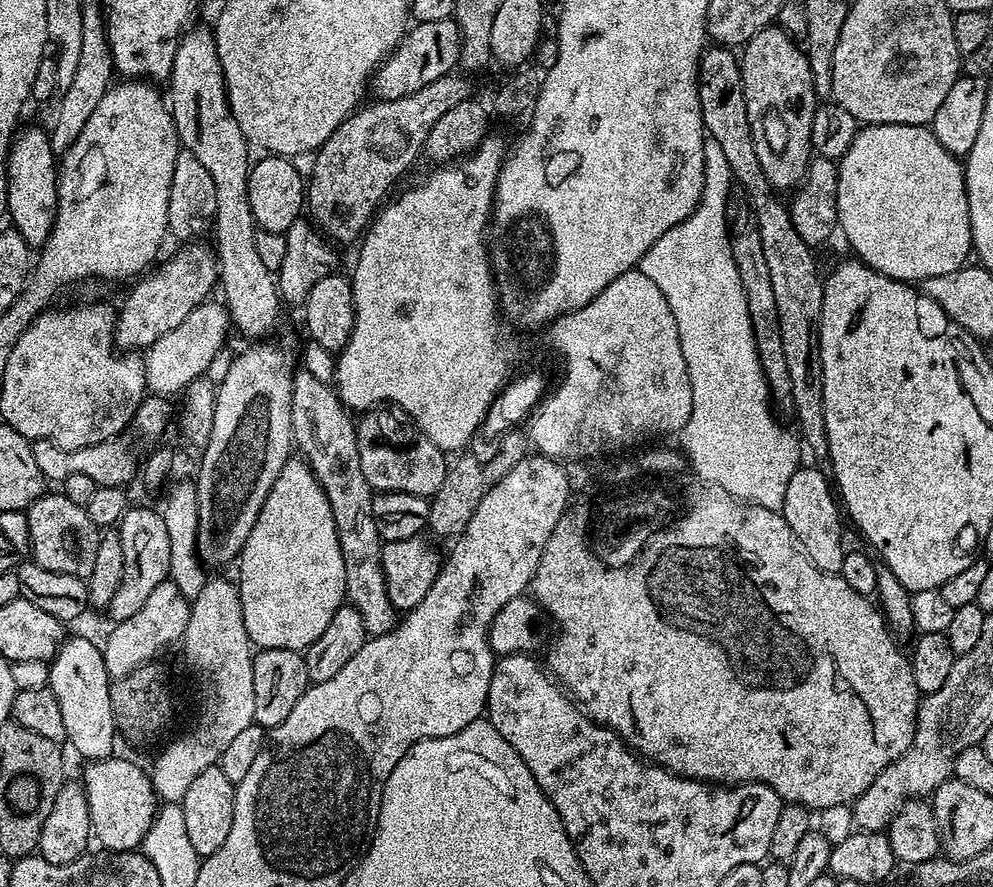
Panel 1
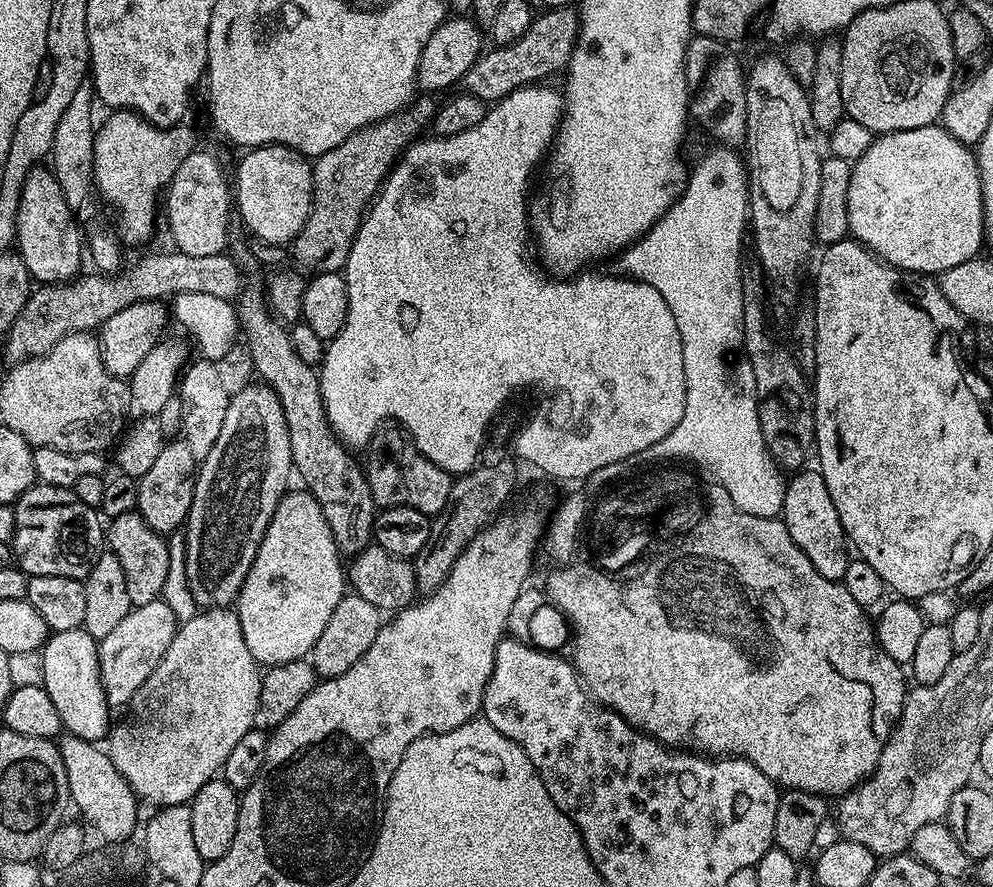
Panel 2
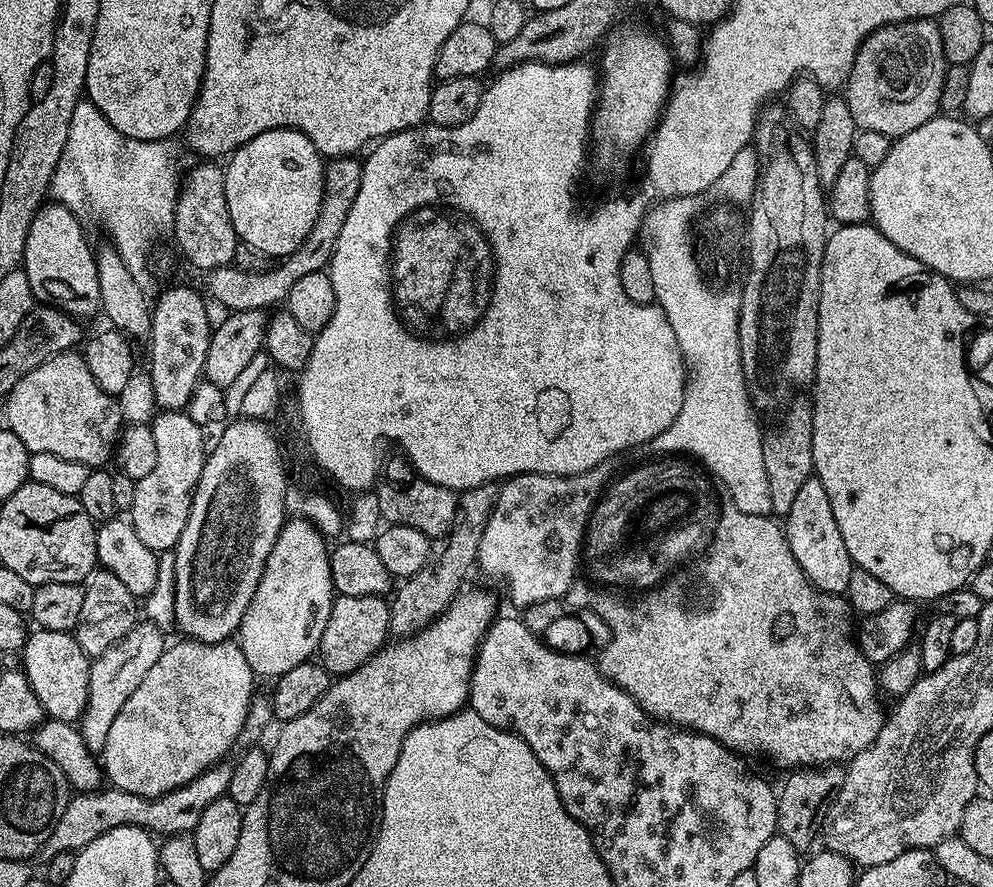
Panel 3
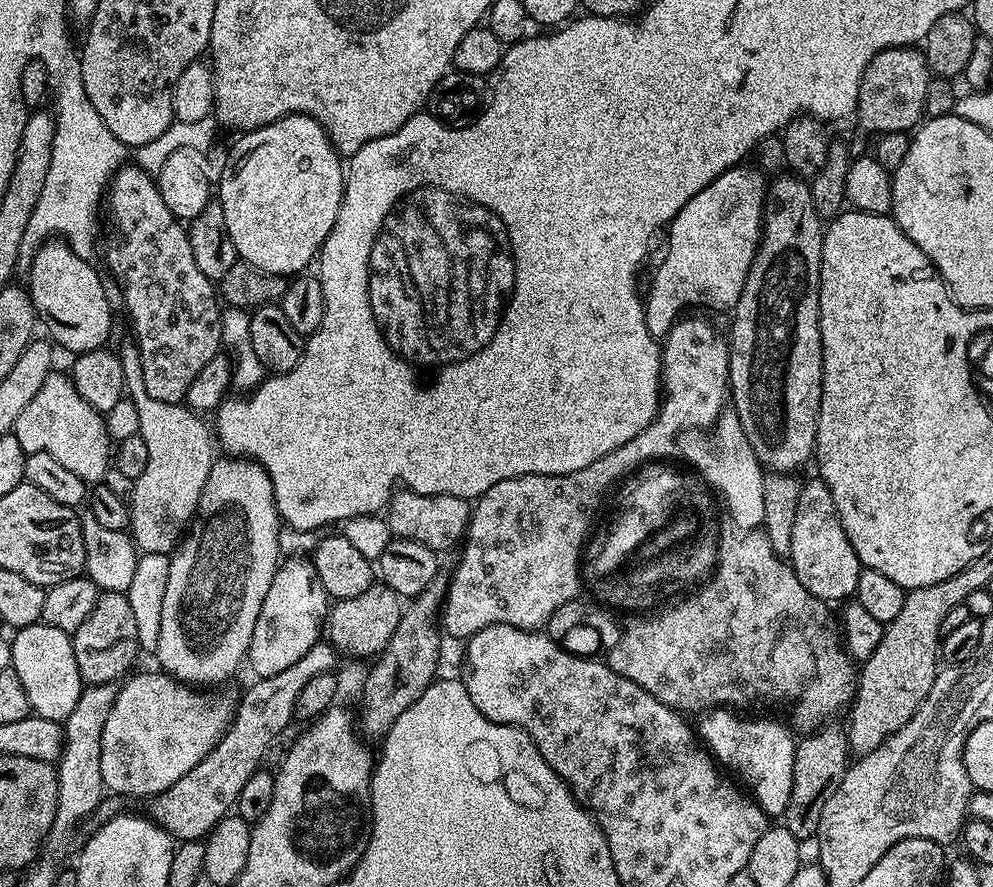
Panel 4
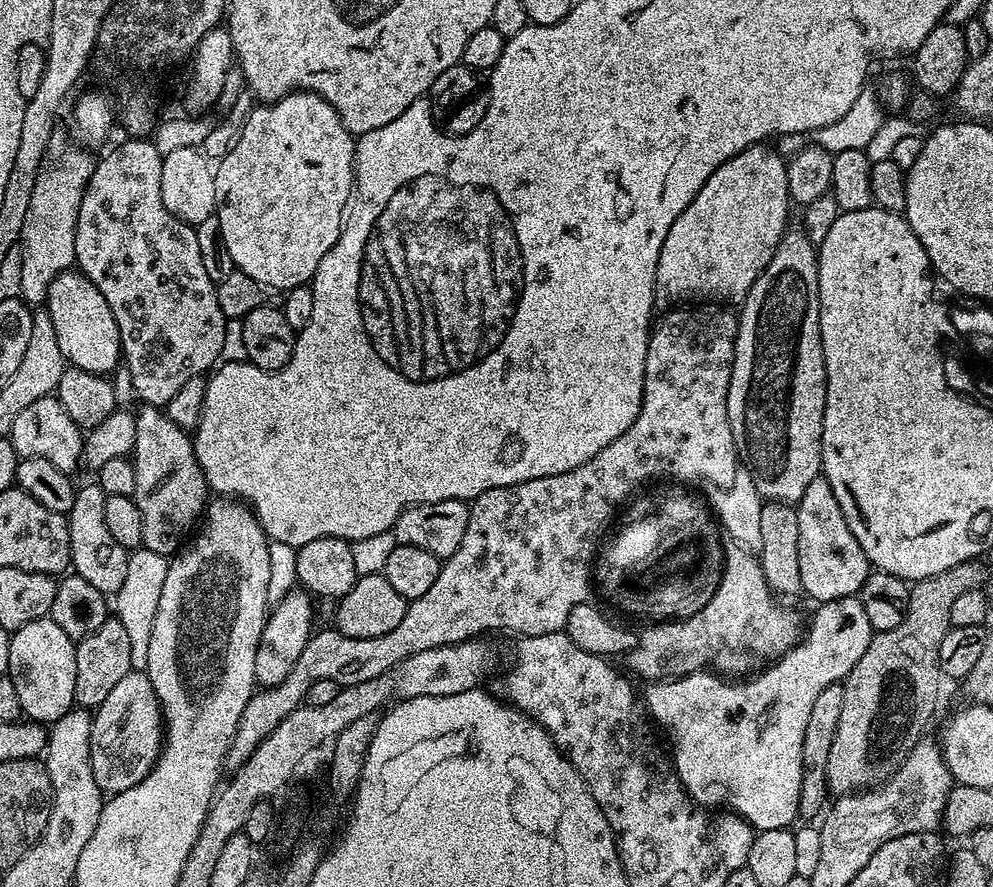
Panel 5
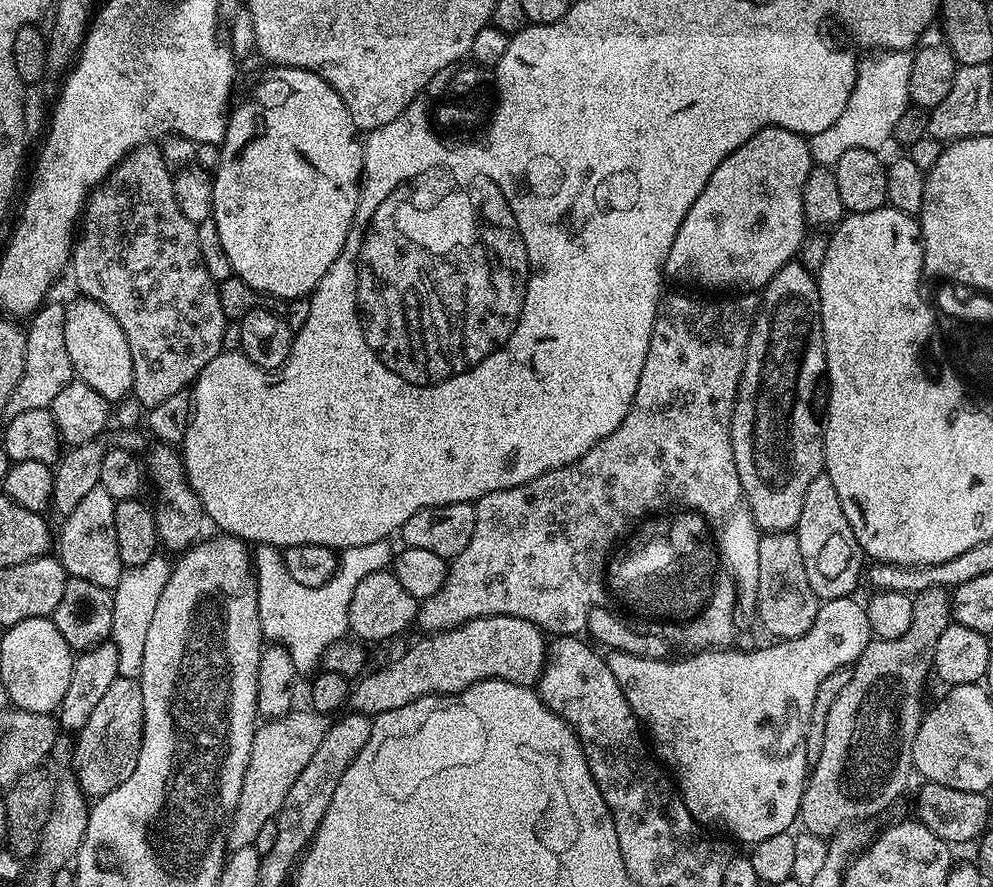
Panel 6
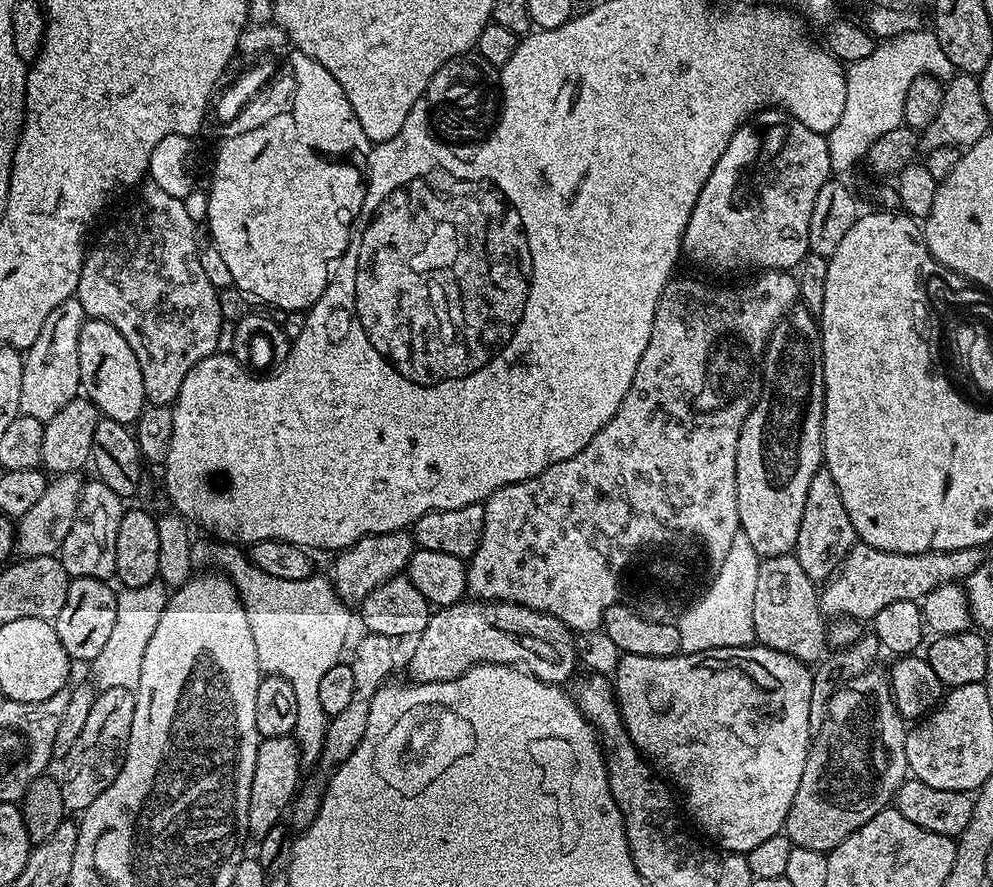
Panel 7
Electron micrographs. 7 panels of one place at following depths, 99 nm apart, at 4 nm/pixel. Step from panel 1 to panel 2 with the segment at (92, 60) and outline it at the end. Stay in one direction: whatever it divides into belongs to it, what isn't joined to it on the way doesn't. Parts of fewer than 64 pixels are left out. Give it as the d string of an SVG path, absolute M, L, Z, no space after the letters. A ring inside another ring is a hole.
M85 82L78 86L74 99L70 106L66 106L66 111L58 122L58 130L54 130L50 167L58 178L58 186L62 186L62 194L66 194L66 206L70 206L77 221L86 226L86 256L87 259L88 256L92 259L92 264L96 267L93 269L100 274L115 274L121 271L123 264L120 263L124 260L123 250L125 251L117 229L107 228L106 225L92 220L96 216L96 204L98 205L92 182L92 151L96 138L96 128L92 124L92 104L94 105L94 91L91 83Z

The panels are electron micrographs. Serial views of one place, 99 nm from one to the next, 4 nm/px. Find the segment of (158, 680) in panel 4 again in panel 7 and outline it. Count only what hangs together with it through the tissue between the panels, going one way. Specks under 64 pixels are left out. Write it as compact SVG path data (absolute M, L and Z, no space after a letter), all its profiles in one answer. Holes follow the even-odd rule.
M108 689L105 692L97 691L94 706L90 706L90 714L86 717L86 727L82 734L78 734L78 742L70 746L67 756L63 757L64 776L59 777L62 790L62 802L69 813L82 814L118 778L120 768L124 764L124 755L130 742L130 726L134 726L134 710L136 709L136 693L130 689Z

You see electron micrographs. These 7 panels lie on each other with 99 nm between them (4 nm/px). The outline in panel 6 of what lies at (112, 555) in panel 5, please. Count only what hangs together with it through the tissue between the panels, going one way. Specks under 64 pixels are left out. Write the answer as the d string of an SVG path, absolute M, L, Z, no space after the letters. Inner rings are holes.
M104 488L90 490L70 515L63 517L64 525L58 532L58 559L71 578L94 582L94 586L112 590L125 572L122 558L118 558L118 538L114 534L116 500Z

